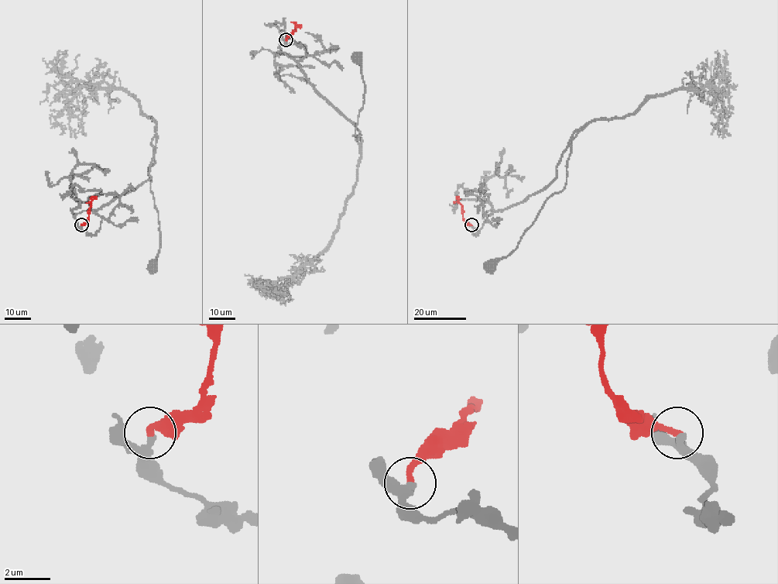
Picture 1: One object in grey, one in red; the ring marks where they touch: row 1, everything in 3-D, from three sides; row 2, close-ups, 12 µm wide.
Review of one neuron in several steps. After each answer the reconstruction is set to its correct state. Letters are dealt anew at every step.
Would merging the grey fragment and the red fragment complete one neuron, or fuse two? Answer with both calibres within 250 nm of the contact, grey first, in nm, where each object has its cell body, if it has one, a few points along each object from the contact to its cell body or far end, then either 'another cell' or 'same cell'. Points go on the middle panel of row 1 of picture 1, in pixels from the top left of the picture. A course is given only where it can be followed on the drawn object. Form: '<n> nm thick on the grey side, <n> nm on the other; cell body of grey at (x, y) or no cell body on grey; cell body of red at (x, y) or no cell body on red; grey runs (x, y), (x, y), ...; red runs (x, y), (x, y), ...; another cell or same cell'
260 nm thick on the grey side, 280 nm on the other; cell body of grey at (358, 58); no cell body on red; grey runs (286, 40), (304, 49), (301, 71), (354, 124), (361, 145), (359, 135), (353, 135), (365, 91), (359, 57); red runs (286, 40), (297, 26), (302, 27); same cell

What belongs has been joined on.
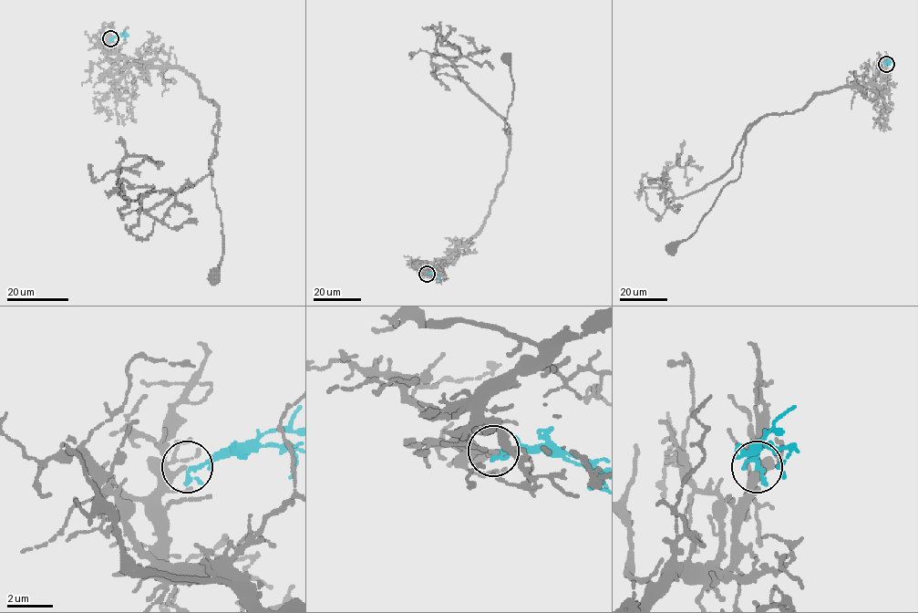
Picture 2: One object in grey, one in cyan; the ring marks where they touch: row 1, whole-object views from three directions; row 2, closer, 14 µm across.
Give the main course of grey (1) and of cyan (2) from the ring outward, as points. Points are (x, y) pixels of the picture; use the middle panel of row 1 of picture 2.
1: (426, 274), (478, 233), (502, 181), (510, 148), (509, 129), (502, 129), (513, 88), (509, 58)
2: (427, 274), (435, 275), (439, 280)

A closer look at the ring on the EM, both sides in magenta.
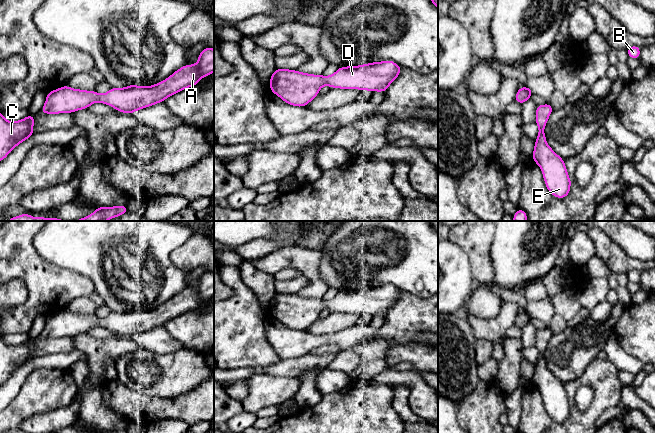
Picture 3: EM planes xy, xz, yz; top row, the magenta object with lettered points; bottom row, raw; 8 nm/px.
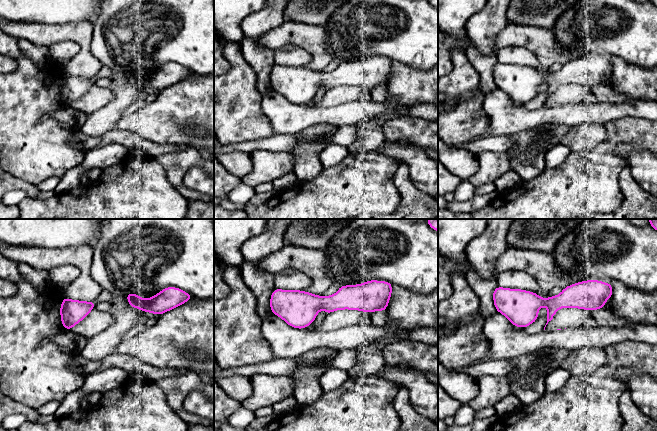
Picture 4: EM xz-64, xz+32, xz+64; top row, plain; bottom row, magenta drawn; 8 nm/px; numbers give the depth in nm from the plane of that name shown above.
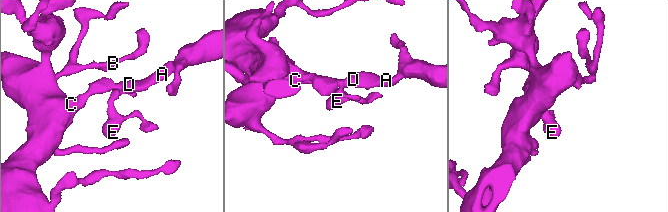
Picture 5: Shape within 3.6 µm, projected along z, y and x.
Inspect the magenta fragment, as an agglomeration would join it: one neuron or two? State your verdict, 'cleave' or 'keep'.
keep

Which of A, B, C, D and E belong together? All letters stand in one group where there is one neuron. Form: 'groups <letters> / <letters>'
groups A B C D E

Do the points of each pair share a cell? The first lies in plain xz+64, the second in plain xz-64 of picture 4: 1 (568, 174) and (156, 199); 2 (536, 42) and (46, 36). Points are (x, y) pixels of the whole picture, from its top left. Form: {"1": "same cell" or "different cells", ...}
{"1": "same cell", "2": "same cell"}

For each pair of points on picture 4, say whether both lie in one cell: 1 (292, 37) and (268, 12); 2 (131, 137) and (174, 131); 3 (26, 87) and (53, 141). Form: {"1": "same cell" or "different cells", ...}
{"1": "different cells", "2": "different cells", "3": "same cell"}

